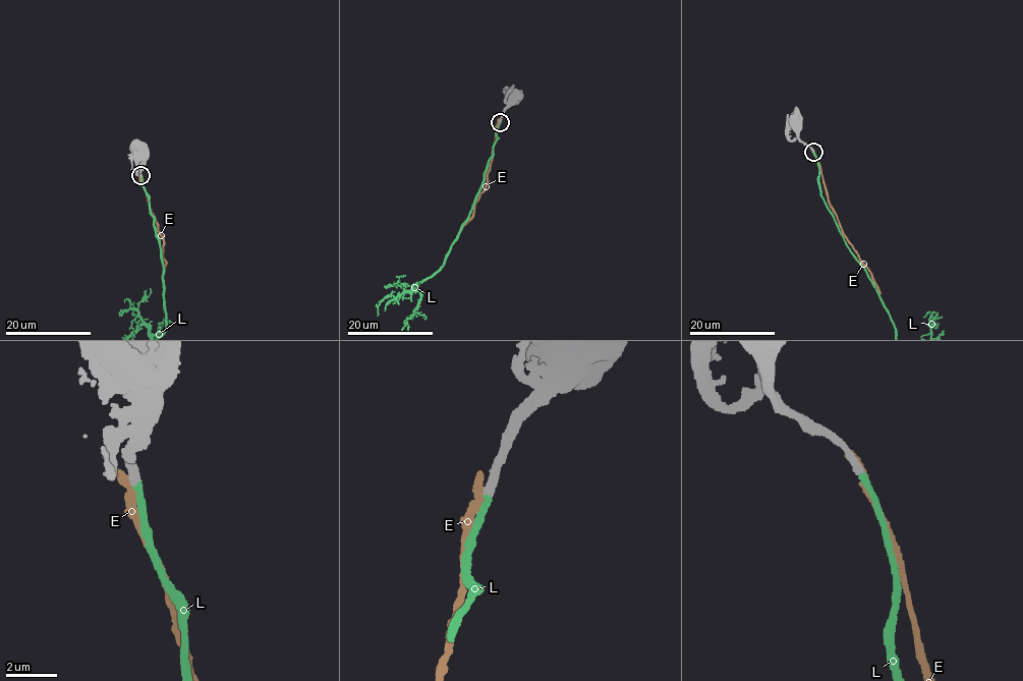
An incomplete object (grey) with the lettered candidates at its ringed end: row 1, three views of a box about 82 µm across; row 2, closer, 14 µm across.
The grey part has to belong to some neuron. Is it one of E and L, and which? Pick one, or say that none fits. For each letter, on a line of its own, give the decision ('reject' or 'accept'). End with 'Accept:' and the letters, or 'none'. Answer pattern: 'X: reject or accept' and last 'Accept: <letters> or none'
E: reject
L: accept
Accept: L

